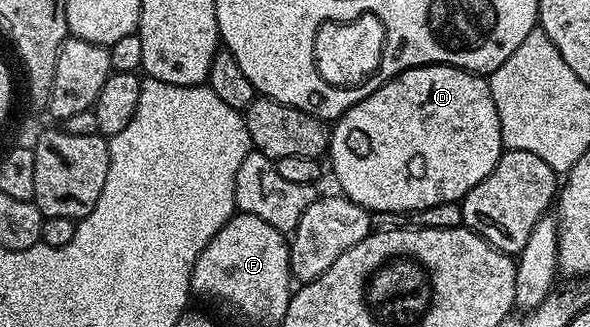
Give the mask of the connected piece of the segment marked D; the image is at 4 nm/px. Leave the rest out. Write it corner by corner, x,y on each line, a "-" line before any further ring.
416,66
403,71
396,78
382,81
378,90
371,92
371,96
359,100
359,104
355,104
344,116
336,119
334,126
337,127
332,127
329,136
327,162
329,158
330,164
333,165
333,174
341,185
340,193
373,214
422,210
444,202
460,202
467,192
471,192
471,188
475,188
475,184
479,184
479,180
483,180
493,171
503,153
499,113
492,100
488,81
482,75
470,74
458,66

